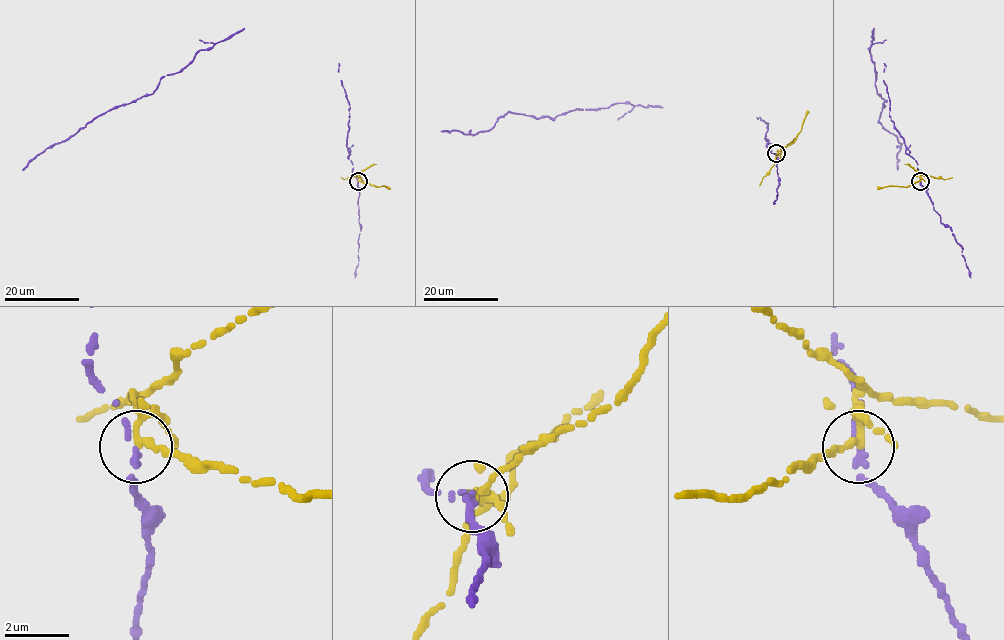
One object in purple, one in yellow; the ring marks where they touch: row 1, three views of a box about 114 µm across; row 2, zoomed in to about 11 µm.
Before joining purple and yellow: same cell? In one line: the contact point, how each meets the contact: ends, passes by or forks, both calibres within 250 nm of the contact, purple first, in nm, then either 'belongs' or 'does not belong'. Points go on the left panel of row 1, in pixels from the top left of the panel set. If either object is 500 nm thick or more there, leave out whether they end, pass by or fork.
(358, 181) | purple passes by | yellow forks | 190/180 nm | does not belong

